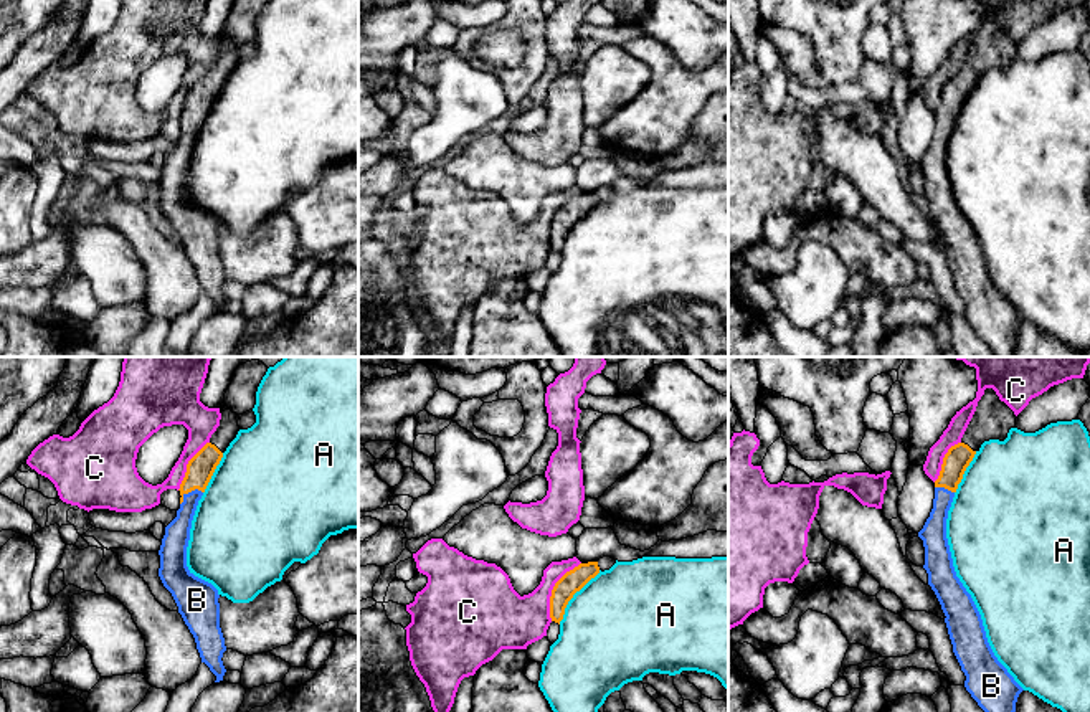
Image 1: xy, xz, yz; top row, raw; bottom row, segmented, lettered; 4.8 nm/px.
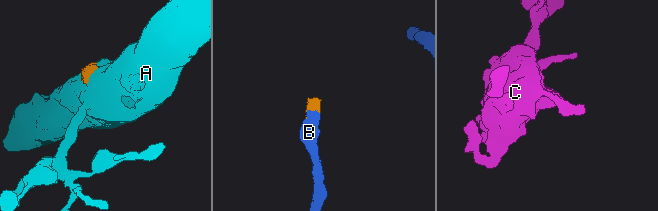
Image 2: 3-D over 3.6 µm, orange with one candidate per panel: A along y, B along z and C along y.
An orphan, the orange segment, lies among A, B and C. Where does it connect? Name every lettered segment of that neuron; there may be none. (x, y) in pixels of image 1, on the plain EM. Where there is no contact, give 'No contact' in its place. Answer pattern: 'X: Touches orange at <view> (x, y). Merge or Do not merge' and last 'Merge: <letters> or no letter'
A: Touches orange at xz (572, 227). Do not merge
B: Touches orange at xy (189, 121). Merge
C: Touches orange at xz (552, 220). Do not merge
Merge: B

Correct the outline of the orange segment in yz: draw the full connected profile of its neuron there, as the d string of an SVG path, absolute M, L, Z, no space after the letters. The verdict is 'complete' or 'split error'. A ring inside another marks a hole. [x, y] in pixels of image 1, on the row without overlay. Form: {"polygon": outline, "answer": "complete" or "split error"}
{"polygon": "M993 18L984 20L961 71L943 88L935 111L933 139L918 162L925 177L923 198L946 246L953 282L966 306L964 317L994 357L1016 357L1016 332L1024 319L994 286L981 244L956 206L946 169L946 149L958 114L981 74L989 69L1004 71L1016 56L1016 48Z", "answer": "split error"}

